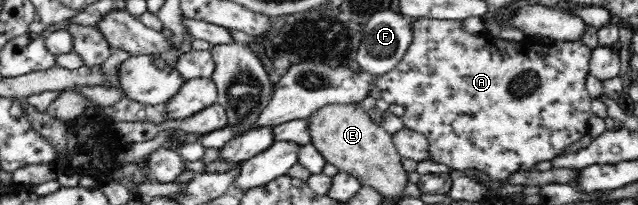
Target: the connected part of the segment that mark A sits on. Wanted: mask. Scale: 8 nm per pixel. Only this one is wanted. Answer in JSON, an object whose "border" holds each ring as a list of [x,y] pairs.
{"border":[[[418,17],[410,19],[414,41],[410,43],[408,51],[400,59],[398,65],[392,71],[378,76],[376,79],[376,88],[380,91],[381,98],[389,105],[403,105],[405,112],[401,115],[404,127],[413,129],[418,133],[424,134],[429,143],[429,159],[438,163],[448,165],[452,170],[459,173],[472,172],[486,181],[508,181],[511,173],[517,171],[528,171],[539,161],[548,161],[560,155],[572,143],[580,141],[582,137],[588,135],[588,119],[591,116],[590,103],[593,100],[586,90],[585,79],[589,74],[589,63],[592,49],[586,46],[582,41],[566,40],[555,41],[548,45],[540,40],[534,40],[534,37],[524,36],[516,42],[500,42],[487,34],[470,34],[462,30],[460,20],[430,19],[429,17]]]}

